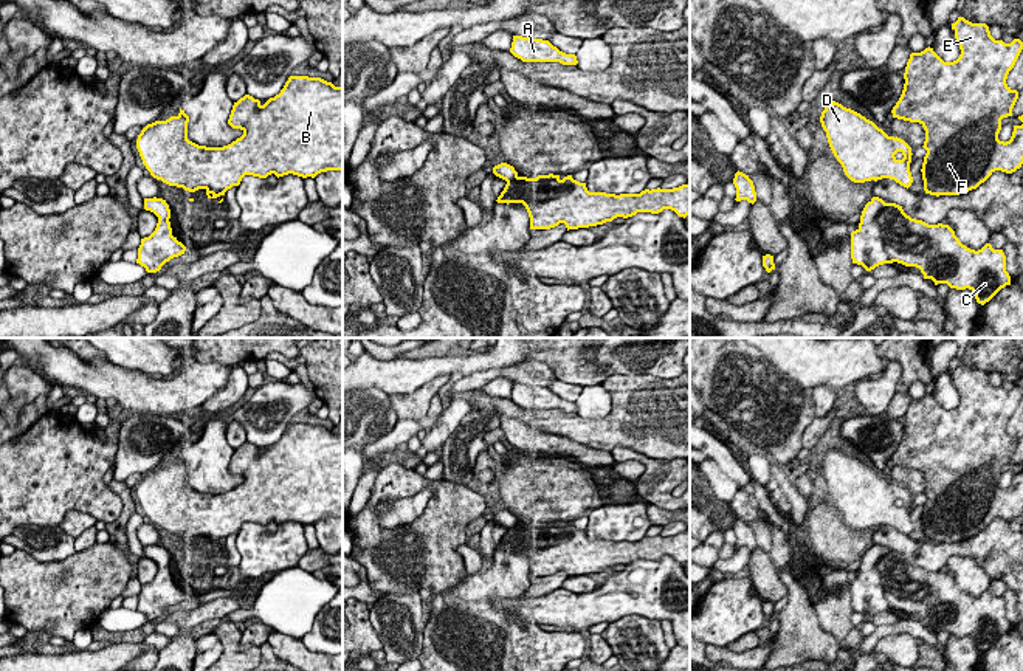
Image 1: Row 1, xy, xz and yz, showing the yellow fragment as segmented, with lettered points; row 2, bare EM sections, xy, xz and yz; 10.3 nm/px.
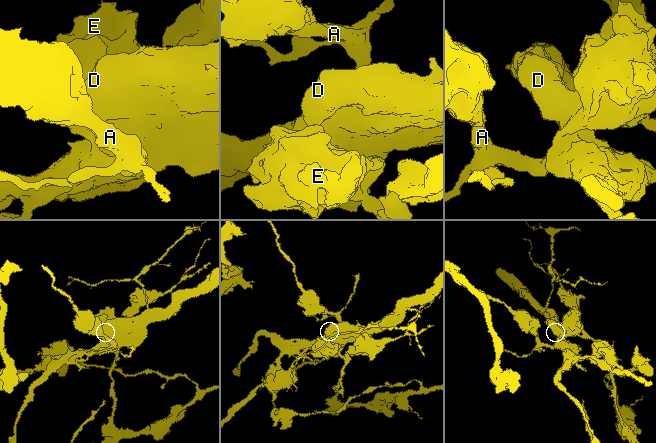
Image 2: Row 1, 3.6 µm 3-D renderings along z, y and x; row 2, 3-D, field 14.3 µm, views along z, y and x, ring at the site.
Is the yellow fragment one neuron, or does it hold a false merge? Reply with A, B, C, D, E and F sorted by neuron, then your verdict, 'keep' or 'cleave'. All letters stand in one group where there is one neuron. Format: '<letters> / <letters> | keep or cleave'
A B C D E F | keep

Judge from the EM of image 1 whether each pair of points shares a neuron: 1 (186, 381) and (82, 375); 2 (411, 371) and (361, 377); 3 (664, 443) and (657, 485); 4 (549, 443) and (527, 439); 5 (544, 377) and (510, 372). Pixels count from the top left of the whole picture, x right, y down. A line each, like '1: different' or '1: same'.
1: same
2: same
3: different
4: same
5: same

